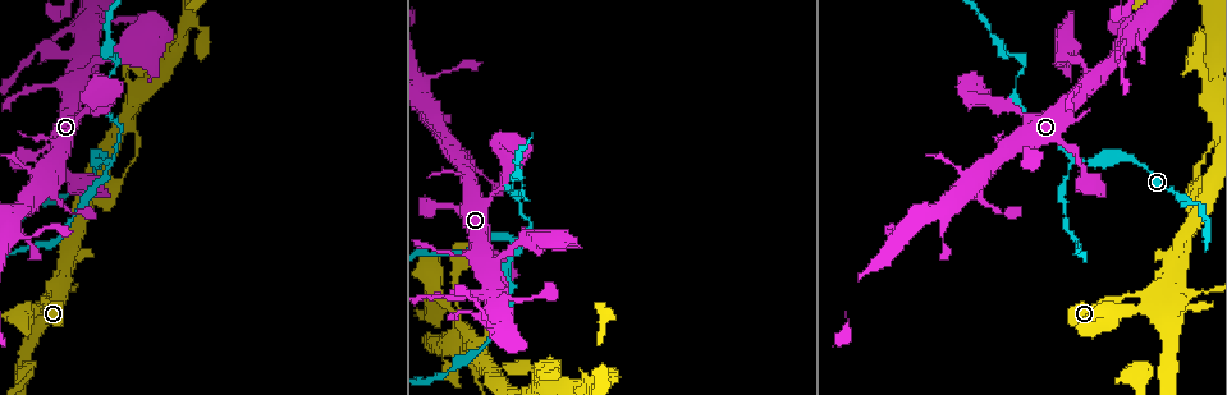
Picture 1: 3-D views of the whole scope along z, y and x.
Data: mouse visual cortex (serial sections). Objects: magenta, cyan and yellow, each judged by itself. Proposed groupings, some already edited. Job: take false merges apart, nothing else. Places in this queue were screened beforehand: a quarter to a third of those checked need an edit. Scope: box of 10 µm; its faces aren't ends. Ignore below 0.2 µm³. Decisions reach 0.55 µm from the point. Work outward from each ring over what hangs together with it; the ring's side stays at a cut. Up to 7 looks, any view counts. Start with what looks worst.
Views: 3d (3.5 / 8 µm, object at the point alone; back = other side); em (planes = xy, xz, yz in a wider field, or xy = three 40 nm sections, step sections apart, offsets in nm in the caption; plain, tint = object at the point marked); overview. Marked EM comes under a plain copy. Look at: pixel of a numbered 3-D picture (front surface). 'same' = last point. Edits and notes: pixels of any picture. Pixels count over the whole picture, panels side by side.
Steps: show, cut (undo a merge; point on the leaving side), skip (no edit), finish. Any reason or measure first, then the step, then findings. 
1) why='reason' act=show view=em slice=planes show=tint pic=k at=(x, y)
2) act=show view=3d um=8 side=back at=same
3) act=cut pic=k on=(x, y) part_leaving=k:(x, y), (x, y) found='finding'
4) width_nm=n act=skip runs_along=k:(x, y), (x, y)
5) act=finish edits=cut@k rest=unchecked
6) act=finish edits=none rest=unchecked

why='thin neck' act=show view=3d um=3.5 pic=1 at=(107, 161)

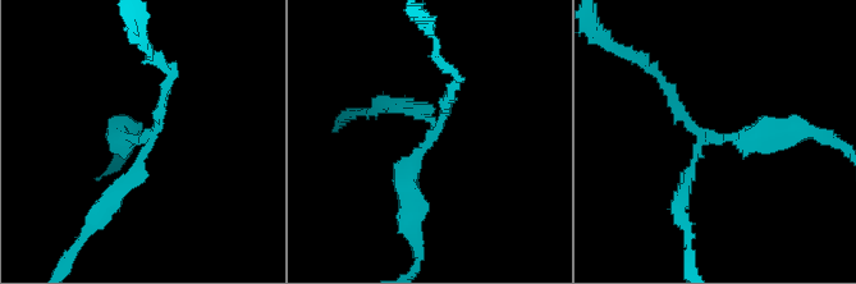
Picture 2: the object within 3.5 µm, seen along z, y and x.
why='now the EM' act=show view=em slice=xy step=5 show=tint pic=2 at=(711, 137)

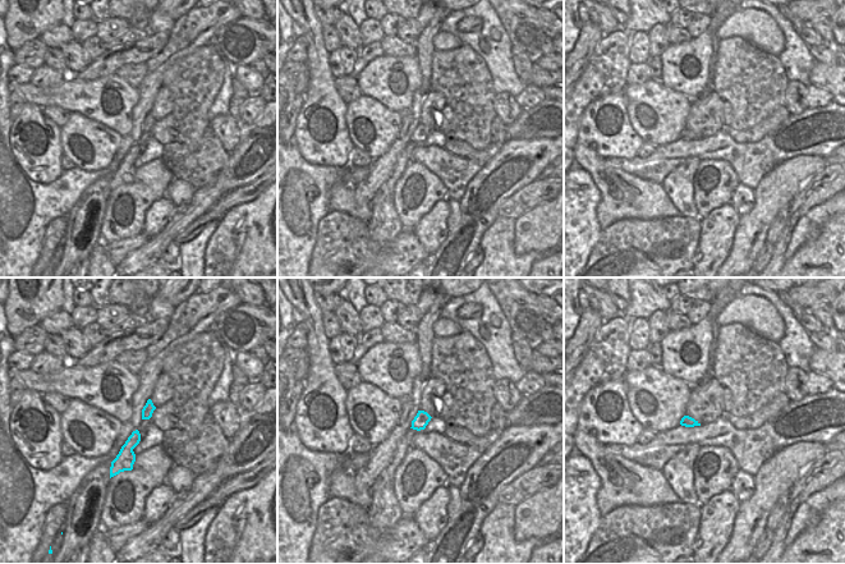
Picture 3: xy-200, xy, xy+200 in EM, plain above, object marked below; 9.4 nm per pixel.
act=show view=em slice=xy step=3 show=tint at=same

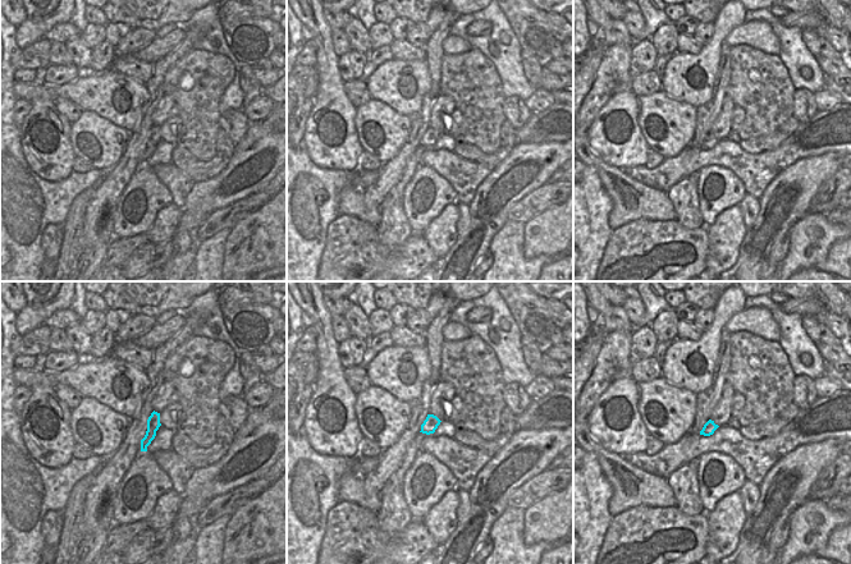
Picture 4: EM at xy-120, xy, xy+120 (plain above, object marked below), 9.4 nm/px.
act=cut pic=2 on=(131, 179) found='two cells meet here'

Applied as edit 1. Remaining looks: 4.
why='thin neck' act=show view=3d um=3.5 pic=1 at=(1151, 295)

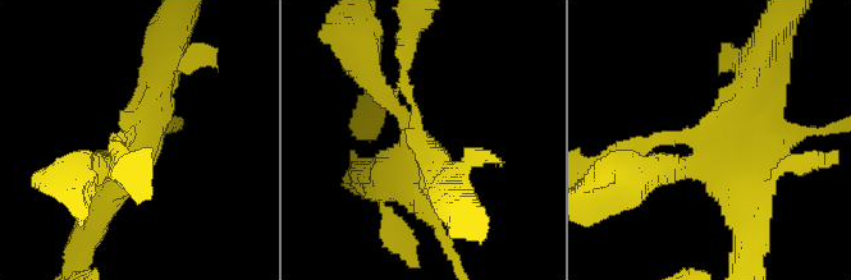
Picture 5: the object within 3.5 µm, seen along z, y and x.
why='need the tissue' act=show view=em slice=xy step=2 show=tint pic=5 at=(711, 136)

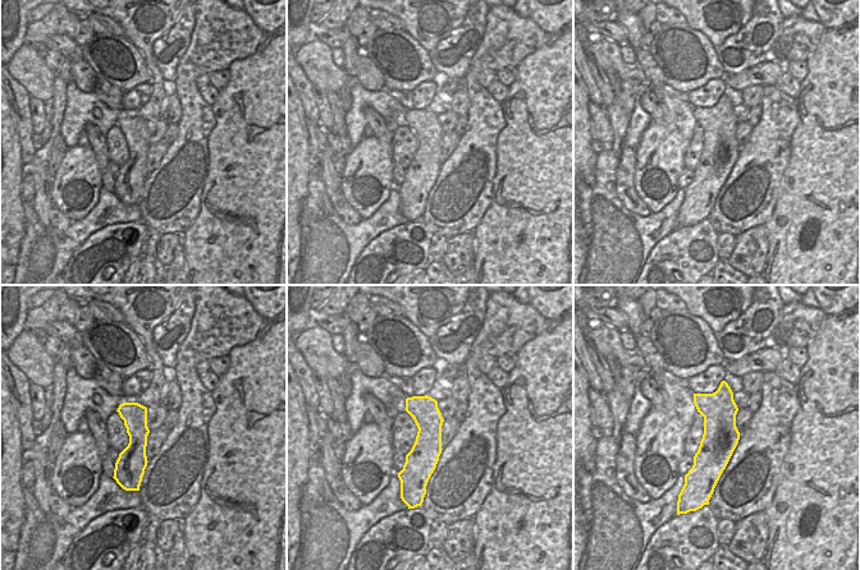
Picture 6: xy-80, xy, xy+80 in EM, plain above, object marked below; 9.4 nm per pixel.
act=show view=em slice=planes show=tint at=same

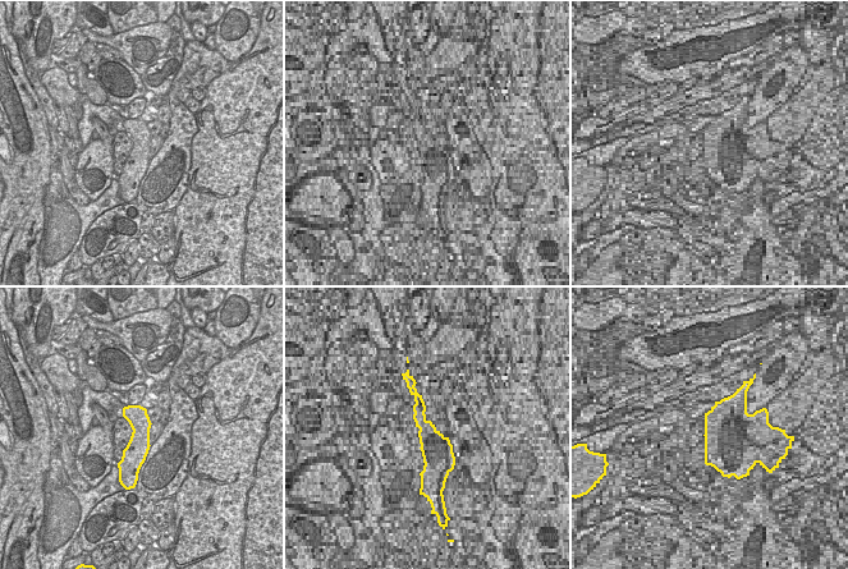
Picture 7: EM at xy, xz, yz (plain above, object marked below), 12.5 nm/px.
act=skip runs_along=7:(137, 408), (138, 446), (132, 469) found='one cell here'

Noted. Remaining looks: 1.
act=finish edits=cut@2 rest=unchecked

